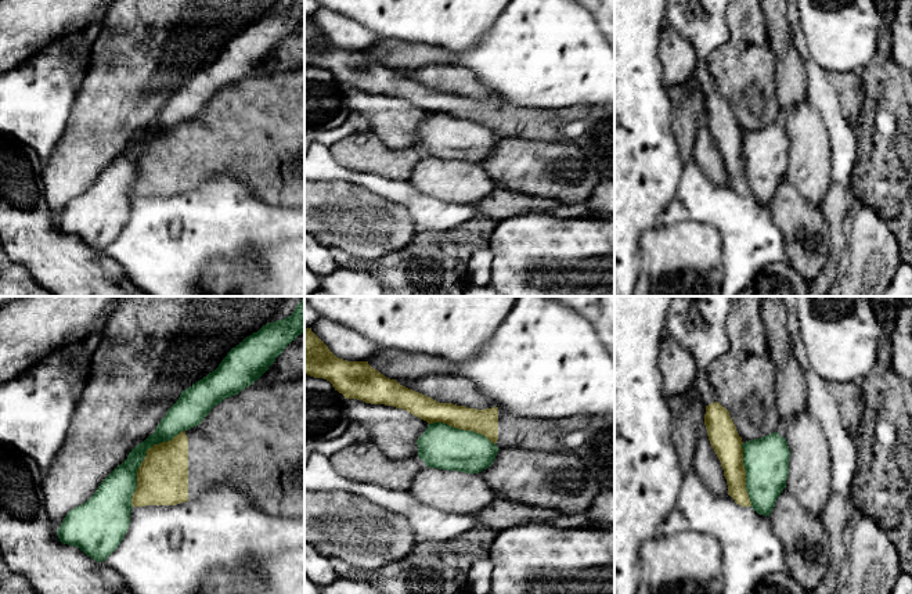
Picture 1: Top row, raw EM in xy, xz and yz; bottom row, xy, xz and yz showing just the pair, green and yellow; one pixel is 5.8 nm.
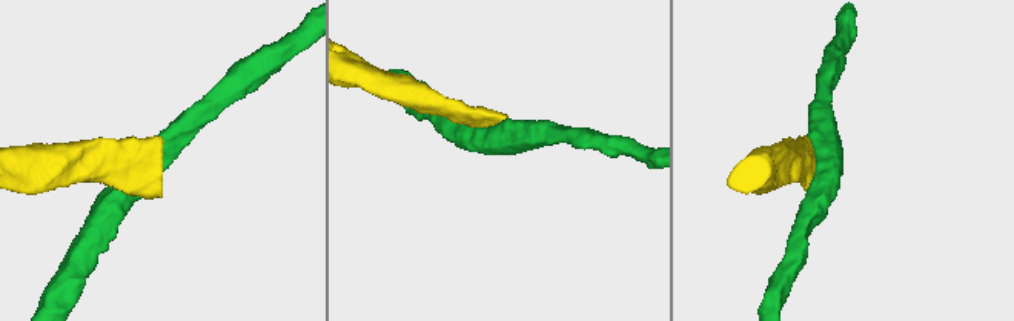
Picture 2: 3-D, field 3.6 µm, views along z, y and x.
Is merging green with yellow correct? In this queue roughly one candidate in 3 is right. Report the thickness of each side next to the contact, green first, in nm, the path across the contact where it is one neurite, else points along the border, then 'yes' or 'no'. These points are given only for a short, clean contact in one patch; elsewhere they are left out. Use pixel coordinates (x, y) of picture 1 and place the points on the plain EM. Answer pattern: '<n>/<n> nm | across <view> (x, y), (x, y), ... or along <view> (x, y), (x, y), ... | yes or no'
200/300 nm | no

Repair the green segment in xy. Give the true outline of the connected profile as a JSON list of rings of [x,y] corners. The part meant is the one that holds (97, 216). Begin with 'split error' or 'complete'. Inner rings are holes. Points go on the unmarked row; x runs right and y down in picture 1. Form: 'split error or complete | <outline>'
complete | [[[295,0],[284,10],[267,12],[232,37],[215,61],[181,82],[155,122],[131,138],[95,183],[66,204],[57,220],[60,231],[80,238],[97,252],[104,252],[127,223],[137,161],[147,145],[145,141],[199,115],[215,96],[257,71],[303,22],[304,0]]]

